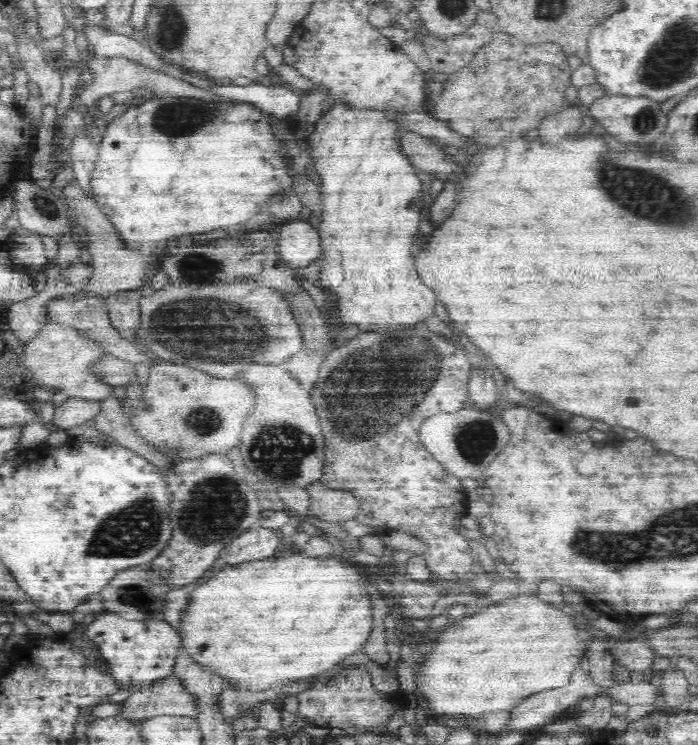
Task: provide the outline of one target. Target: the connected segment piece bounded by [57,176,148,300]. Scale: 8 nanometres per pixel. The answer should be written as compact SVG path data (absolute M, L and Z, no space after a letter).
M74 176L70 184L66 184L57 194L64 200L70 216L76 222L77 228L81 231L83 239L87 242L90 260L92 260L92 278L88 282L86 294L95 295L102 300L111 293L126 290L139 290L142 286L142 279L145 277L145 268L148 262L139 254L138 250L128 250L122 238L116 236L114 226L106 220L104 214L100 214L96 202L86 194L86 189L80 185Z

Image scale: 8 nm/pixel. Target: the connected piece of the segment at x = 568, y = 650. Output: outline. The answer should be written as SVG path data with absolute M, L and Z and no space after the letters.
M520 594L516 598L504 600L502 604L494 604L470 618L464 617L462 622L458 621L458 624L450 626L448 630L444 628L437 642L434 642L434 648L432 645L424 648L426 656L430 654L426 650L434 652L424 662L426 666L422 670L422 676L416 676L415 682L422 682L417 684L418 689L434 706L435 714L448 714L450 718L455 715L461 724L474 725L484 713L492 710L508 711L524 696L568 684L572 673L579 667L581 658L588 652L588 644L596 640L592 632L592 629L588 632L576 626L572 616L564 614L552 604L540 602L536 596Z

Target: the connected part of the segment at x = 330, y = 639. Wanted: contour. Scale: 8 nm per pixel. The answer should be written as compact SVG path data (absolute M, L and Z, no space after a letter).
M300 550L294 552L288 558L278 558L278 560L263 559L242 564L226 565L222 570L218 570L216 574L212 574L206 582L202 582L200 586L196 586L188 596L188 604L180 614L180 628L176 631L180 639L180 648L186 651L186 655L190 657L195 664L202 669L210 671L224 680L226 686L234 689L246 689L247 691L263 691L275 689L278 690L284 684L294 683L301 679L308 680L322 675L324 670L330 670L336 662L340 662L344 656L354 654L368 638L370 632L370 604L366 598L362 598L360 586L358 586L358 578L362 578L362 574L358 574L354 568L350 566L342 566L342 564L352 564L346 560L320 560L320 558L306 558Z

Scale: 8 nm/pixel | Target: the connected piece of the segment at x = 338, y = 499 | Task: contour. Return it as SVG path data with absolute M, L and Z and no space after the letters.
M319 480L304 486L309 496L308 517L322 522L337 523L354 519L358 512L356 499L346 492L329 489L319 483Z

